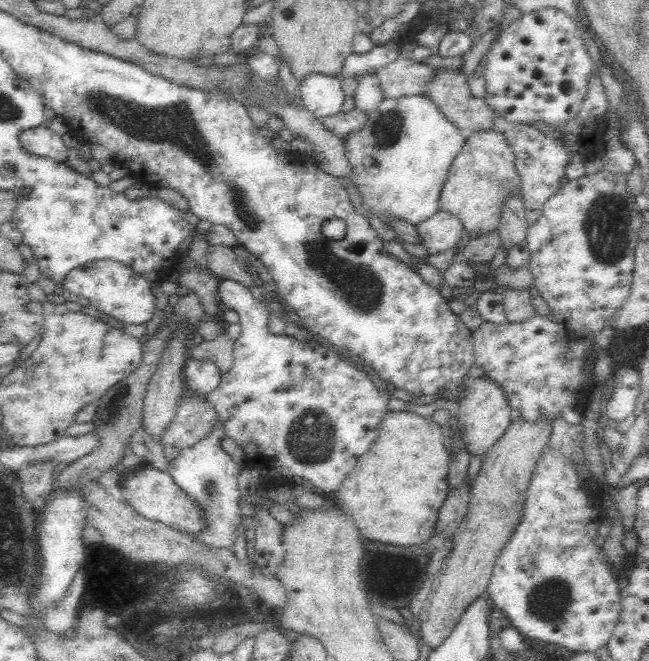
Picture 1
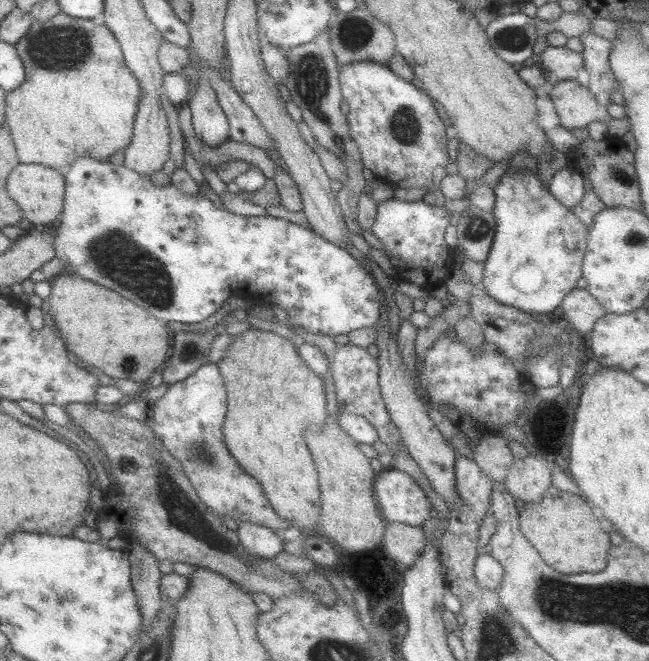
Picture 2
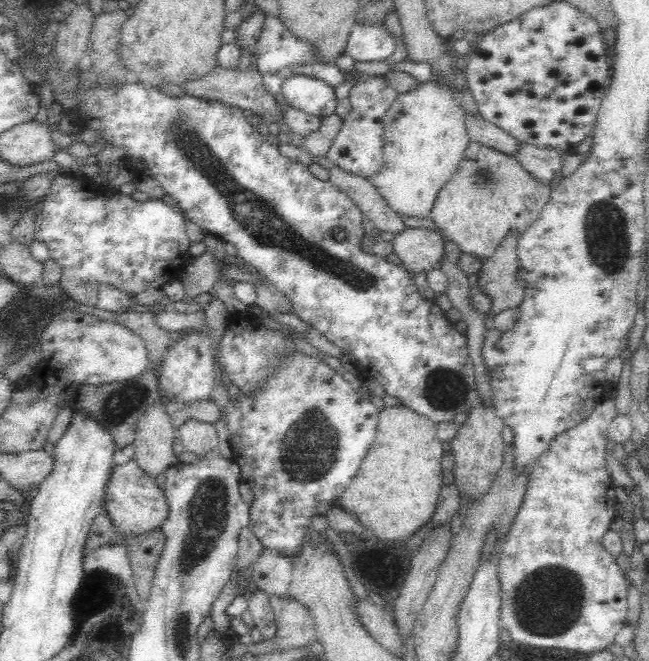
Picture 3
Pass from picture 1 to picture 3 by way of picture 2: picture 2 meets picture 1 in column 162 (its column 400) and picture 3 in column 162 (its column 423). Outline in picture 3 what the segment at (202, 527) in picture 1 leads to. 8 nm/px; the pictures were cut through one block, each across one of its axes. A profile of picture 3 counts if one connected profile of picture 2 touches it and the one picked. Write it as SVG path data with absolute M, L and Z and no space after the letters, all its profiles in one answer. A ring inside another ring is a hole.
M135 459L122 465L113 465L105 488L106 508L118 533L138 535L162 526L168 520L170 505L165 491L156 483L156 477L140 468Z

